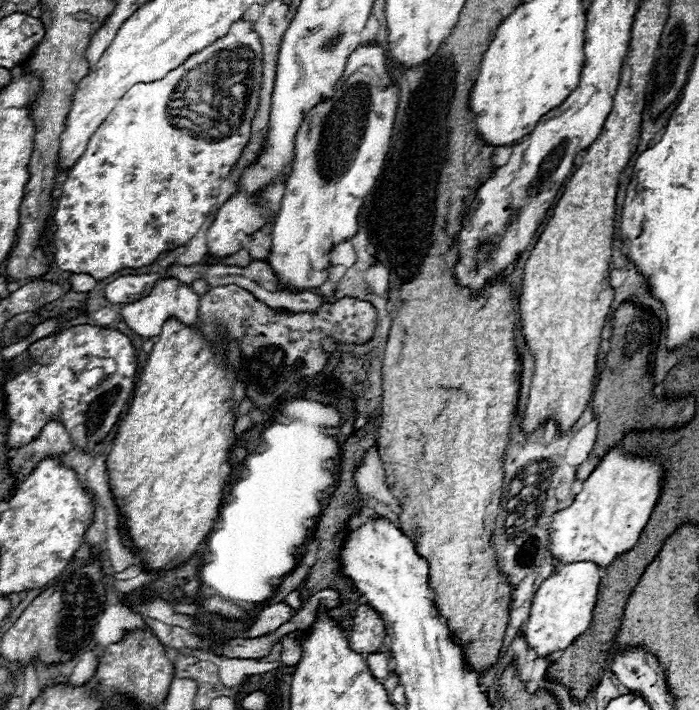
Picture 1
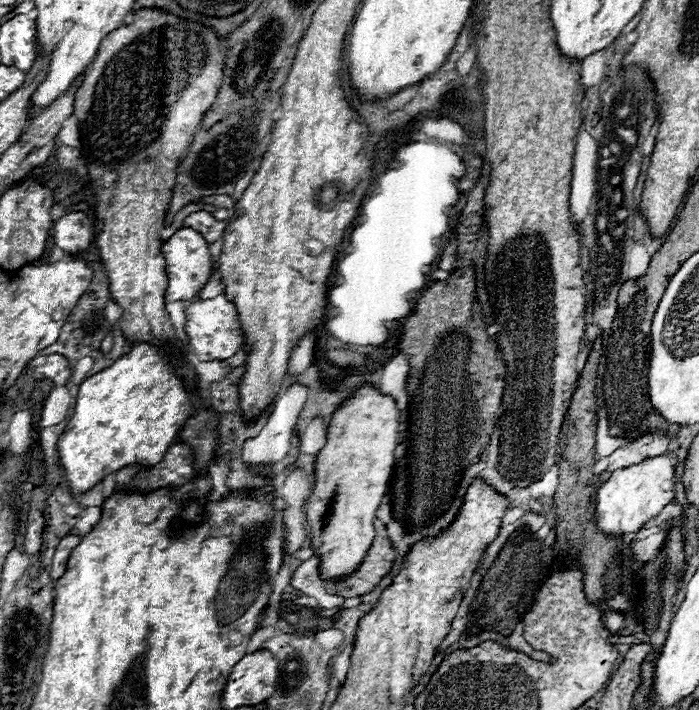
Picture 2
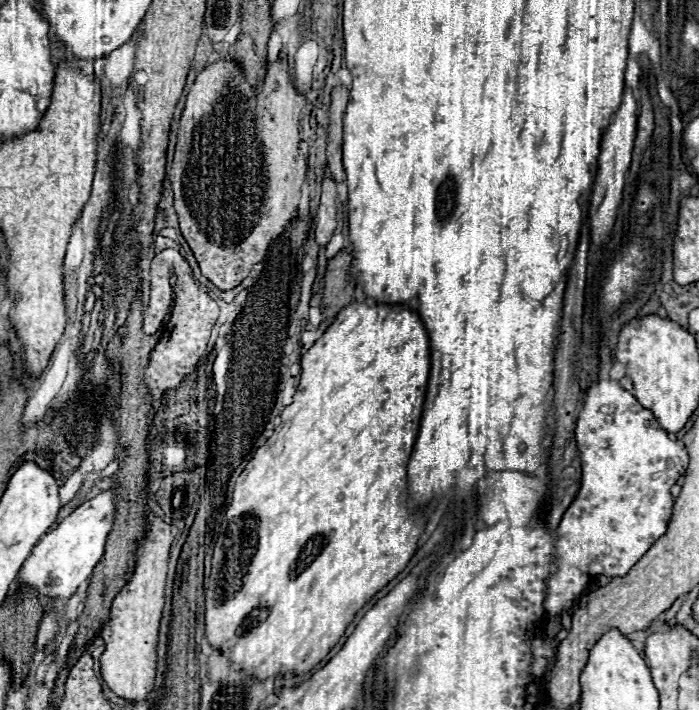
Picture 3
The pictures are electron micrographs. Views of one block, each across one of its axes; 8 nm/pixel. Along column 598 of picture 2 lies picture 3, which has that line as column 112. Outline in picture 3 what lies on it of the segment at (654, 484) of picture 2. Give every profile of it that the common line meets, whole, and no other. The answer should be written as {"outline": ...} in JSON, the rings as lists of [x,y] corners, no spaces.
{"outline":[[[102,490],[94,498],[80,504],[52,532],[48,532],[32,550],[30,558],[18,572],[18,582],[28,586],[38,598],[70,598],[76,588],[92,574],[104,554],[106,538],[116,520],[116,492]]]}

